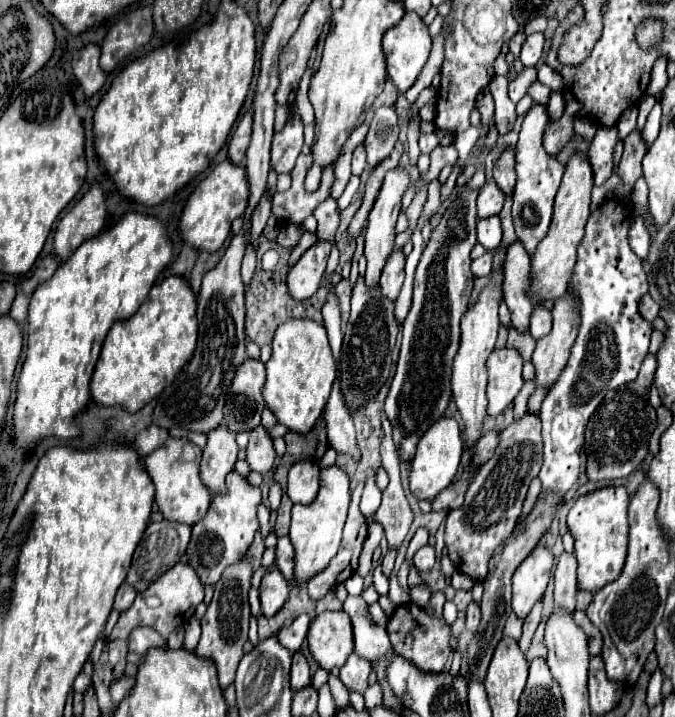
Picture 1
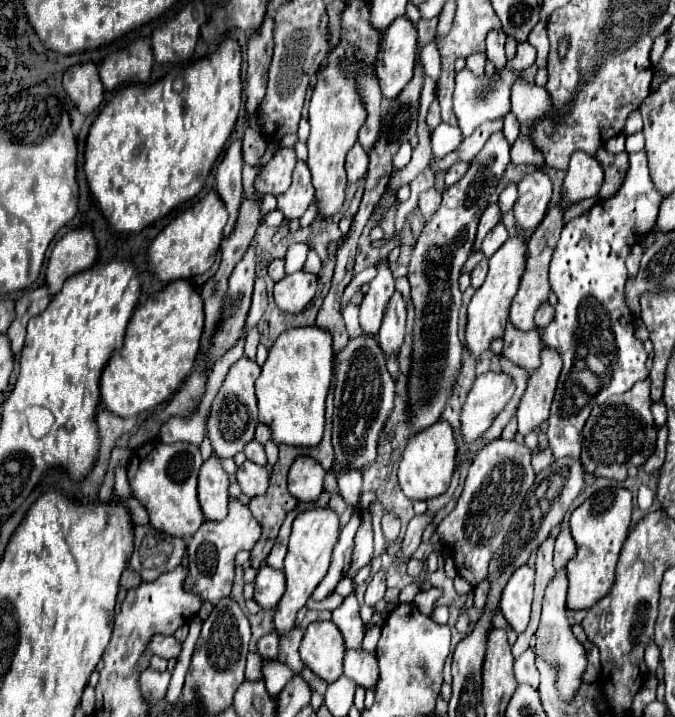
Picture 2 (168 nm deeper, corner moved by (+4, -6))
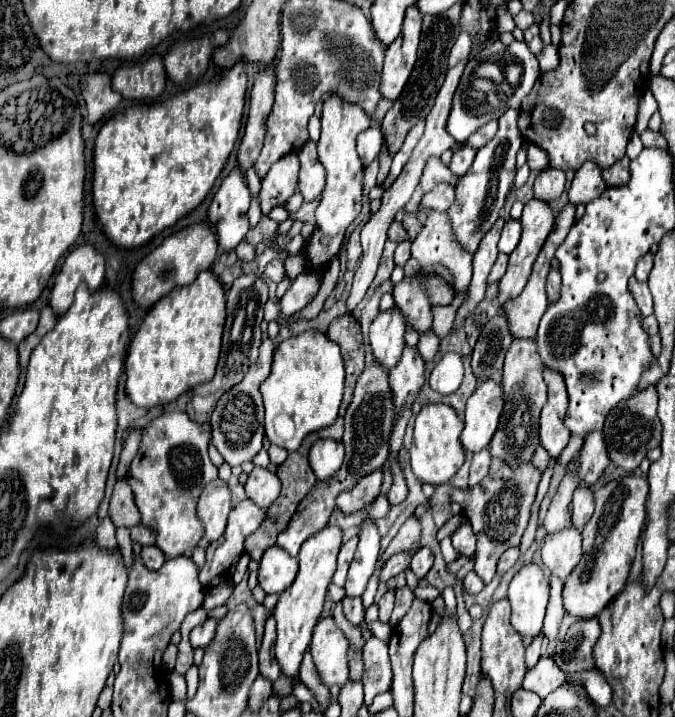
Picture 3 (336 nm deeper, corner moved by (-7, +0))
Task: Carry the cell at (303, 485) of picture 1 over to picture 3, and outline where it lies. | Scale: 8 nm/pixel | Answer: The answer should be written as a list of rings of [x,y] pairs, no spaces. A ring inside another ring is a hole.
[[[330,438],[318,440],[316,444],[312,444],[308,454],[310,468],[314,470],[318,480],[328,480],[330,476],[334,476],[342,466],[342,458],[344,458],[342,442],[336,442]]]

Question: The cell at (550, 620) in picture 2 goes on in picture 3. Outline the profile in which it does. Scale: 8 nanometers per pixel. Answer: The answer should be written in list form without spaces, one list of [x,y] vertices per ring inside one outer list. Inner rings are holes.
[[[574,526],[560,530],[560,534],[552,534],[546,538],[542,546],[542,562],[544,566],[556,574],[562,582],[570,578],[574,568],[582,558],[582,536]]]

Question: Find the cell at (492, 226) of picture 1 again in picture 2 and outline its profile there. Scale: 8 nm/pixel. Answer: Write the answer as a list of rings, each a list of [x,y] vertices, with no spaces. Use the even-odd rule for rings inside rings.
[[[499,222],[489,234],[487,234],[487,238],[483,240],[483,246],[481,246],[481,252],[485,254],[485,258],[491,258],[501,246],[503,246],[503,242],[509,238],[509,234],[507,234],[507,228],[503,226],[503,222]]]

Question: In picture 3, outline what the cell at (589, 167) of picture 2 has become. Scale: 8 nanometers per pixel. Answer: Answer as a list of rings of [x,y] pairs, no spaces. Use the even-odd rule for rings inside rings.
[[[588,160],[582,164],[582,168],[576,170],[568,198],[574,206],[576,204],[588,204],[590,200],[594,200],[594,196],[600,196],[606,188],[608,188],[608,184],[602,178],[600,166],[596,162]]]

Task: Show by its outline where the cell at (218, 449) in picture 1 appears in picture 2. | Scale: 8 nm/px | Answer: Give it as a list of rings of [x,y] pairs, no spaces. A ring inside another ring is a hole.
[[[213,454],[207,462],[203,462],[199,472],[199,488],[197,498],[203,510],[203,518],[209,522],[219,522],[227,514],[227,502],[229,502],[229,478],[225,470],[221,468],[221,462]]]

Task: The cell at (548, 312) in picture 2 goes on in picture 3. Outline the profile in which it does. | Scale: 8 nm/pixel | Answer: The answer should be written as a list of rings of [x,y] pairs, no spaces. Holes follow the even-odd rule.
[[[550,270],[548,282],[546,282],[546,292],[548,292],[550,302],[558,302],[558,298],[560,298],[560,272]]]

